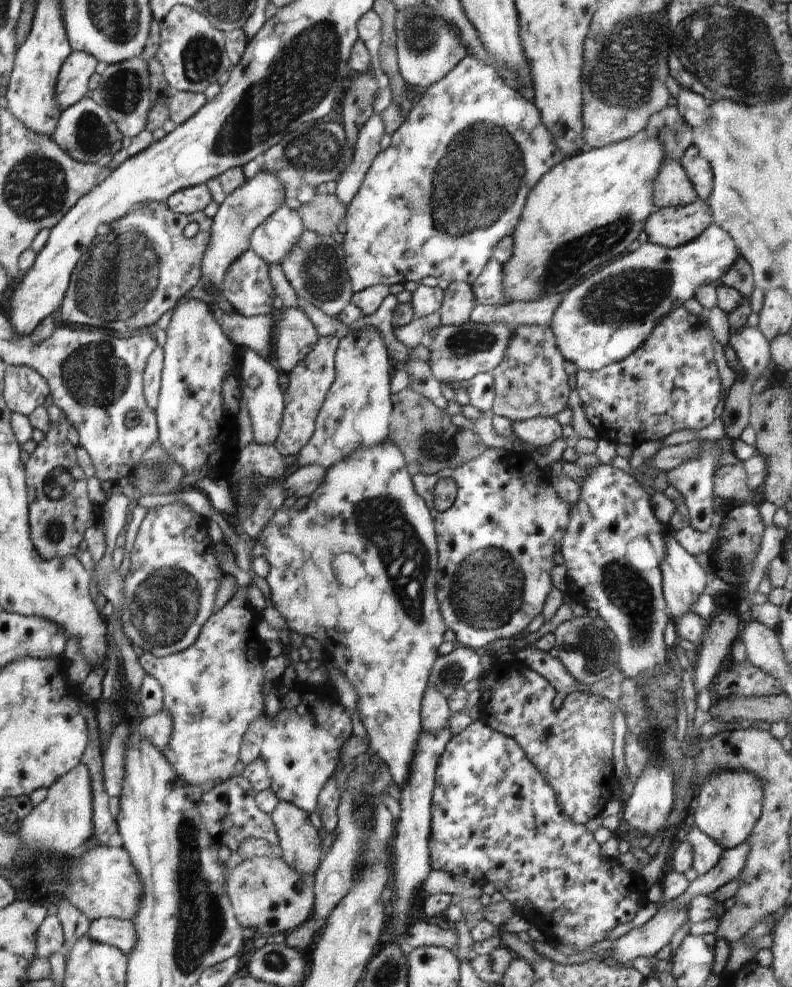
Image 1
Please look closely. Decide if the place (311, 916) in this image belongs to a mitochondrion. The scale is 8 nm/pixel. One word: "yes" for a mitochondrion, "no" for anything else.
no

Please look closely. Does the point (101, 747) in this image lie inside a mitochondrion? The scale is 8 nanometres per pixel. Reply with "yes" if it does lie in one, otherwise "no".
no

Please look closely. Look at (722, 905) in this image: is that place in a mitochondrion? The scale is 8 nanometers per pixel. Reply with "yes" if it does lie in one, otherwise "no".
no

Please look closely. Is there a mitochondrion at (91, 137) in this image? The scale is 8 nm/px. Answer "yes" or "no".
yes

